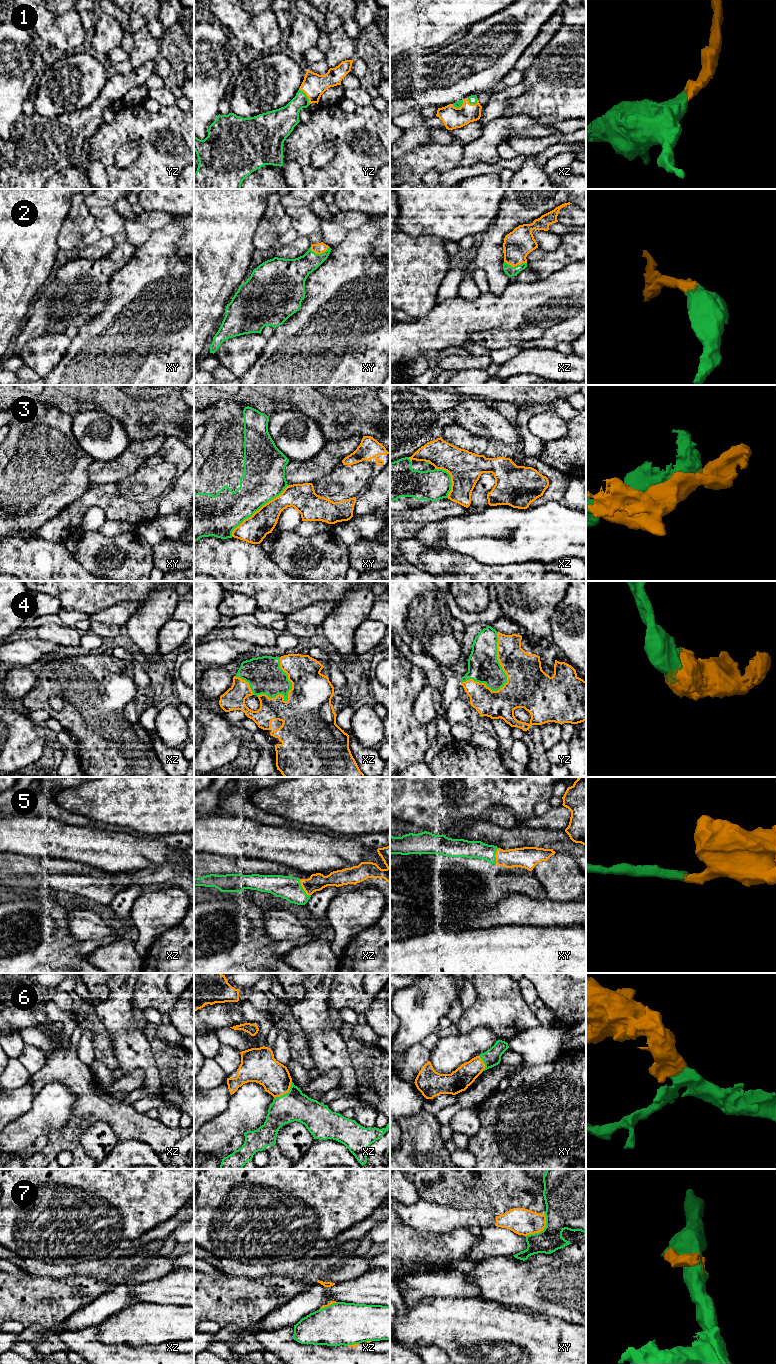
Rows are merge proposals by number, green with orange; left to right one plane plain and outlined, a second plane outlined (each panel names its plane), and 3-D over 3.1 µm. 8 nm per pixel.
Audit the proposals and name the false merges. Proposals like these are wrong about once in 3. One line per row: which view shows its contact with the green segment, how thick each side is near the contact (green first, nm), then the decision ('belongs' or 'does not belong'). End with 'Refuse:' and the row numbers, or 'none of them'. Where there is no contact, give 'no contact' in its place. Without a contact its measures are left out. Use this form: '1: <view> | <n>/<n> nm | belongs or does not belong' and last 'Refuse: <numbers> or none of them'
1: yz | 190/190 nm | belongs
2: xz | 80/220 nm | belongs
3: xy | 340/220 nm | does not belong
4: yz | 260/360 nm | belongs
5: xz | 190/140 nm | belongs
6: xz | 240/240 nm | belongs
7: xy | 320/220 nm | does not belong
Refuse: 3, 7

